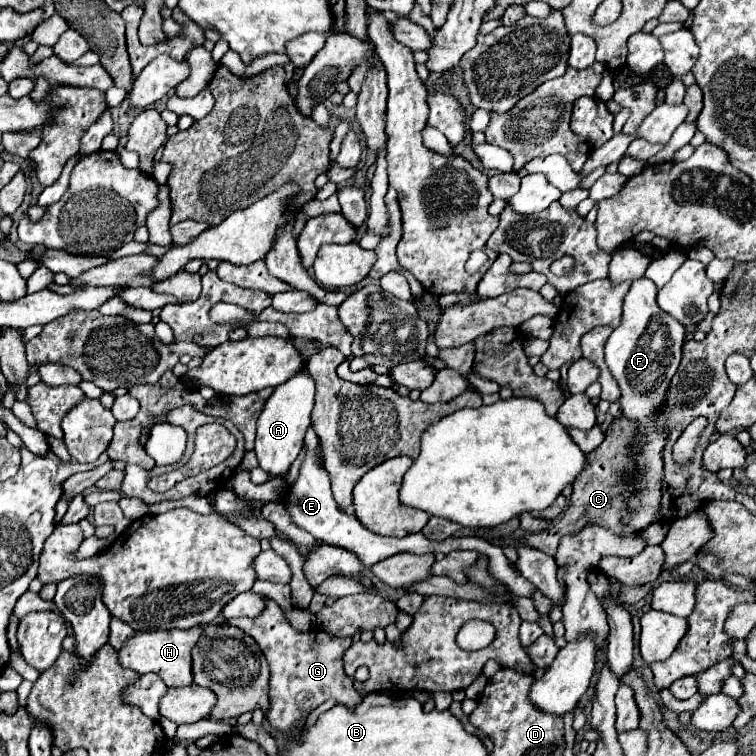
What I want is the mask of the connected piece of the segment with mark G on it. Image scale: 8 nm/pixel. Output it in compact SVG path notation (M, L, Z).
M268 600L268 606L260 618L232 618L230 624L252 634L268 660L270 708L266 718L272 726L276 726L276 730L290 730L298 720L302 720L310 710L318 708L328 698L336 698L340 704L350 708L360 704L362 696L354 690L352 680L342 668L342 656L352 644L352 638L328 638L328 634L318 628L300 634L288 624L284 612L274 600Z

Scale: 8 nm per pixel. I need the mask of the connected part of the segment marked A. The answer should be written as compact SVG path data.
M302 370L296 378L274 388L274 394L268 398L260 418L258 418L258 436L256 436L256 458L264 472L270 476L286 476L292 462L298 458L304 434L310 426L310 412L314 406L314 386L308 378L308 372Z

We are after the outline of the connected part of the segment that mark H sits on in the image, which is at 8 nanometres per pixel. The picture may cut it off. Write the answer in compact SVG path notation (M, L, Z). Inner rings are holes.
M200 628L188 630L166 630L166 632L134 632L124 646L118 650L118 662L122 668L134 670L138 674L154 672L158 674L168 688L192 684L192 646L200 638Z

